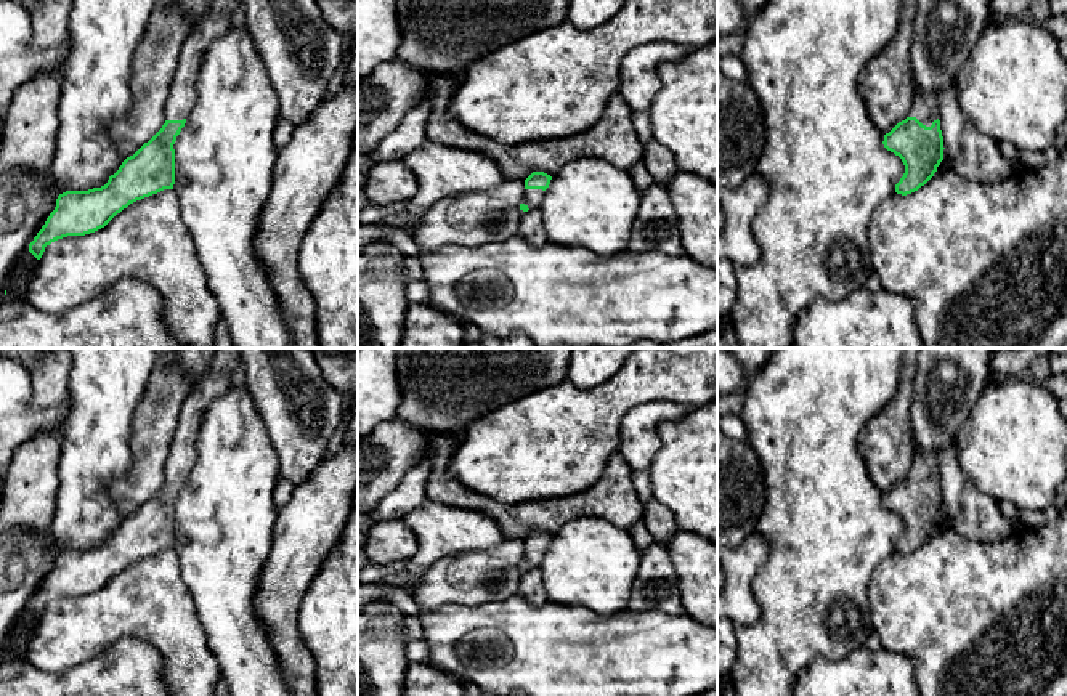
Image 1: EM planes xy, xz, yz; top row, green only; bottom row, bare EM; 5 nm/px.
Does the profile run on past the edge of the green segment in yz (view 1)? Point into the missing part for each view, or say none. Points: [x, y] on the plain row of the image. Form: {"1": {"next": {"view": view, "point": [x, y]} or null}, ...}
{"1": {"next": {"view": "yz", "point": [925, 467]}}}

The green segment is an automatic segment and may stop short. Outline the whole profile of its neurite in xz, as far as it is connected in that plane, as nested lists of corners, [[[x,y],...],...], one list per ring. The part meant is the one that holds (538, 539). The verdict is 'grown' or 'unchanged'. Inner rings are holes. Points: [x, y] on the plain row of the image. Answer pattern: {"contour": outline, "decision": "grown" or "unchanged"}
{"contour": [[[533,531],[525,539],[525,552],[520,563],[520,574],[525,574],[528,569],[541,568],[550,539],[552,536],[544,531]]], "decision": "grown"}

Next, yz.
{"contour": [[[913,449],[913,462],[905,480],[884,494],[884,507],[899,515],[905,532],[895,544],[895,552],[907,555],[924,545],[943,520],[943,496],[940,489],[937,455]]], "decision": "grown"}

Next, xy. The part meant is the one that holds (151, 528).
{"contour": [[[217,348],[209,369],[196,383],[180,409],[178,427],[170,444],[162,488],[101,547],[66,550],[58,555],[56,566],[29,603],[29,611],[40,619],[45,606],[67,595],[85,595],[104,587],[130,563],[173,548],[173,504],[197,459],[196,441],[204,414],[217,393],[231,385],[239,361],[239,348]]], "decision": "grown"}

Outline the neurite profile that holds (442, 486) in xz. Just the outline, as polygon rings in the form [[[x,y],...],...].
[[[427,430],[422,433],[427,439],[422,460],[432,462],[427,476],[427,499],[462,505],[493,516],[505,539],[525,540],[533,531],[554,536],[566,523],[581,516],[597,516],[626,531],[643,520],[643,504],[632,484],[632,470],[619,452],[607,460],[598,481],[581,494],[505,505],[485,494],[470,492],[448,473],[449,460],[462,441],[462,433]]]

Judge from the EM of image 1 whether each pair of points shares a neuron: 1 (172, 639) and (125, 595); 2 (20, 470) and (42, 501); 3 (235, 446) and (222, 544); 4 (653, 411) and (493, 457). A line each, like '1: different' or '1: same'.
1: same
2: same
3: same
4: different

